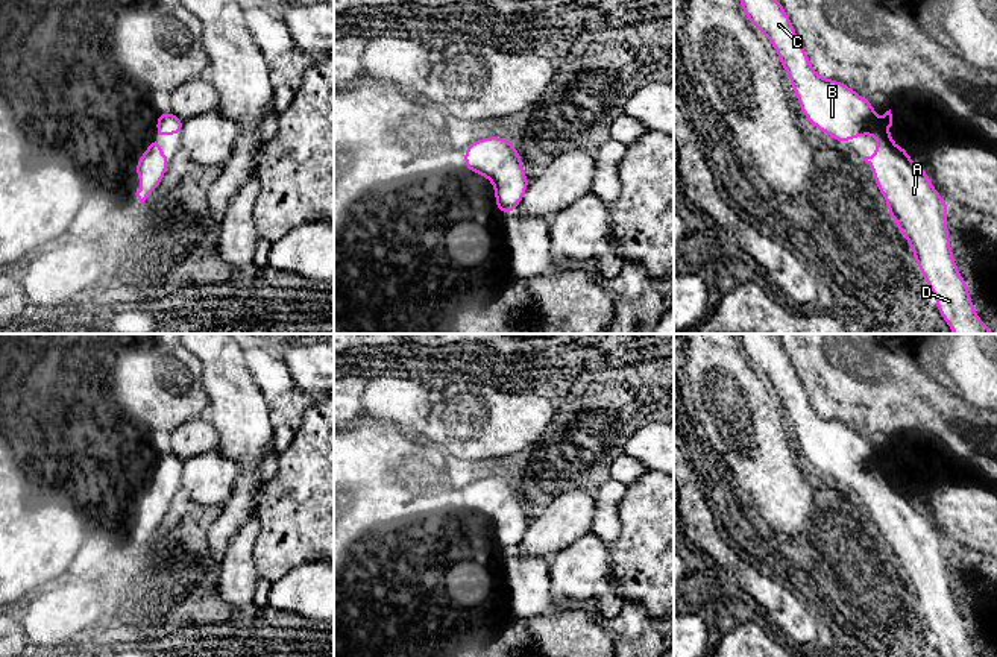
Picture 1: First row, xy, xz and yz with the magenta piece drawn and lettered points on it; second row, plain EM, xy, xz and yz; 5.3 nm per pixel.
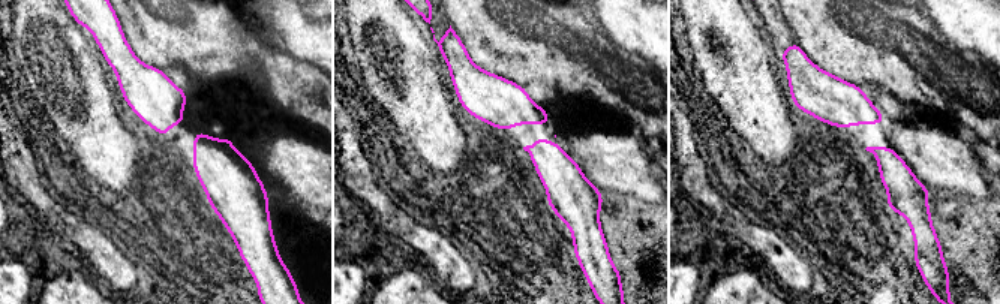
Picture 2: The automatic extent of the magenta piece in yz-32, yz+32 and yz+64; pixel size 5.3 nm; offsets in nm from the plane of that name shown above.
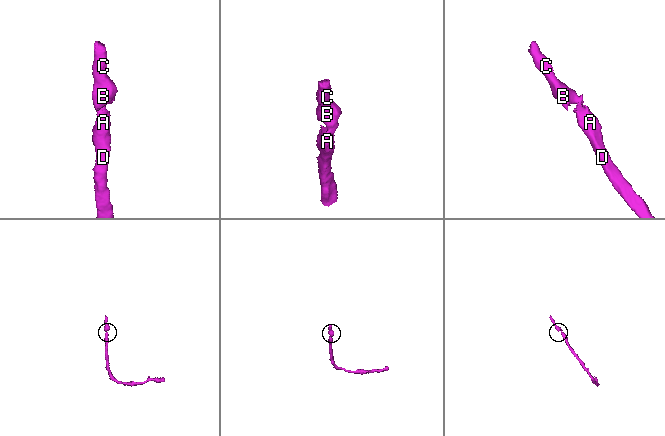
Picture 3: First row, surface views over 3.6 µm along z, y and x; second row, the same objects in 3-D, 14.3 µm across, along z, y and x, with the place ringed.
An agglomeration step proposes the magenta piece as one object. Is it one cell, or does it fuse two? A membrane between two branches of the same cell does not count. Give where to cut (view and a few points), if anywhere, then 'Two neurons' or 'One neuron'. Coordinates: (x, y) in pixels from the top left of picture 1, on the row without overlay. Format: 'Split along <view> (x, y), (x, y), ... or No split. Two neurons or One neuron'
No split. One neuron

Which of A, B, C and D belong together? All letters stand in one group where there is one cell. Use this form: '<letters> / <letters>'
A B C D

